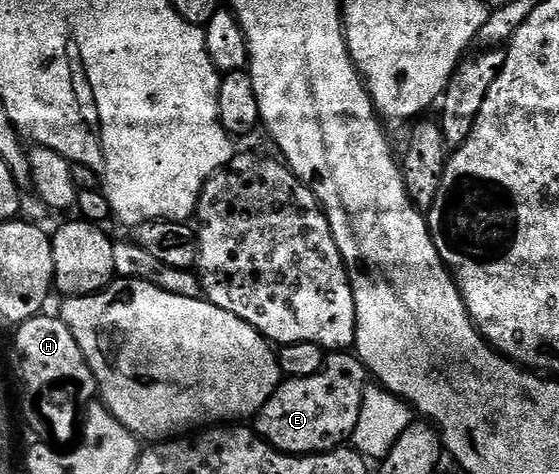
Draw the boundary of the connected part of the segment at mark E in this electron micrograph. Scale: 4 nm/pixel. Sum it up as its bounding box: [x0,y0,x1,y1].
[255,353,367,455]

